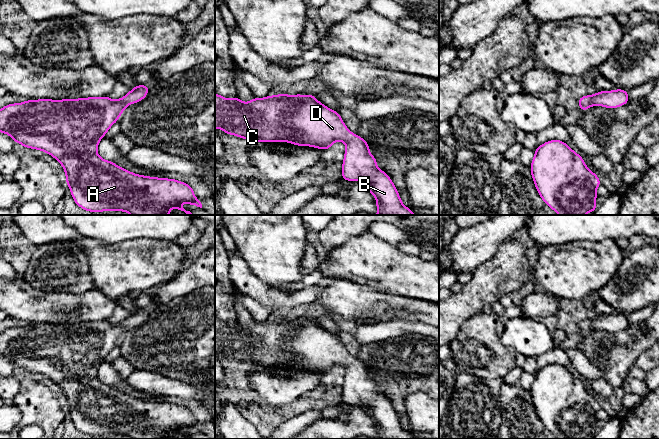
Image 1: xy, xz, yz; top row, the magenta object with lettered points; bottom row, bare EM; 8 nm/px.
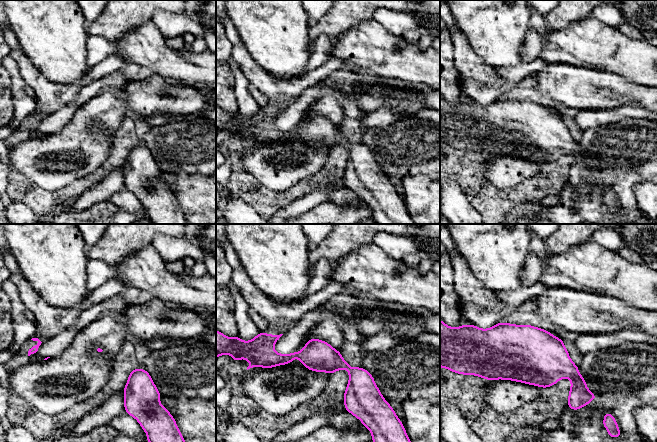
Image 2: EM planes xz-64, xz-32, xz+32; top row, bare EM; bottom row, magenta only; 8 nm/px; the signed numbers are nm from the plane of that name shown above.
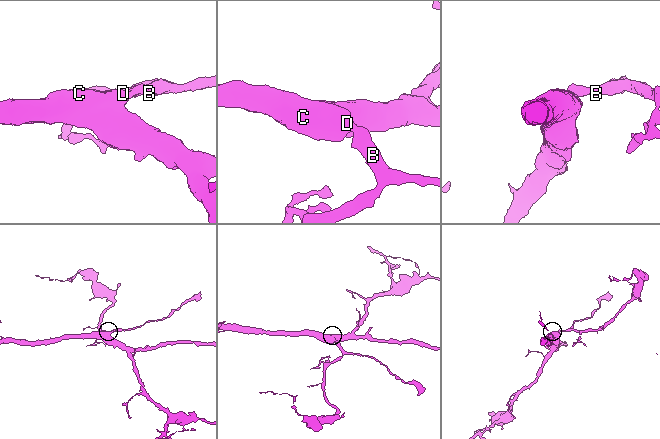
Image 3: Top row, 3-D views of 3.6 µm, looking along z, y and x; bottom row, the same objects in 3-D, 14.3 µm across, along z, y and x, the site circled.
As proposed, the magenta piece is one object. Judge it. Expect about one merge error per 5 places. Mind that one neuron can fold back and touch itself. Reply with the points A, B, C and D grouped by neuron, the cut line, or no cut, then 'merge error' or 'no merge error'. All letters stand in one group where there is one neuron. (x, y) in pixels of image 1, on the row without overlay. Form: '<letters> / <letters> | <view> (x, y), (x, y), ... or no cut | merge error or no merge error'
A B C D | no cut | no merge error

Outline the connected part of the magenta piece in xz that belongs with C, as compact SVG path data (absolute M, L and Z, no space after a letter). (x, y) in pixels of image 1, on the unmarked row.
M215 317L215 353L257 366L288 366L297 370L310 370L327 374L335 366L346 368L342 387L342 403L361 405L362 409L376 422L376 439L415 439L403 429L399 417L385 395L377 392L377 384L370 378L368 367L353 358L344 348L339 336L320 327L315 320L307 319L268 319L254 322L248 327L238 321L227 323Z

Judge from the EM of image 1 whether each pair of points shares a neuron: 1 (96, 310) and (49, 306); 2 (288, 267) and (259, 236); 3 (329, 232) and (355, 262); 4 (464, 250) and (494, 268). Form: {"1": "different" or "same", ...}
{"1": "same", "2": "same", "3": "different", "4": "different"}

